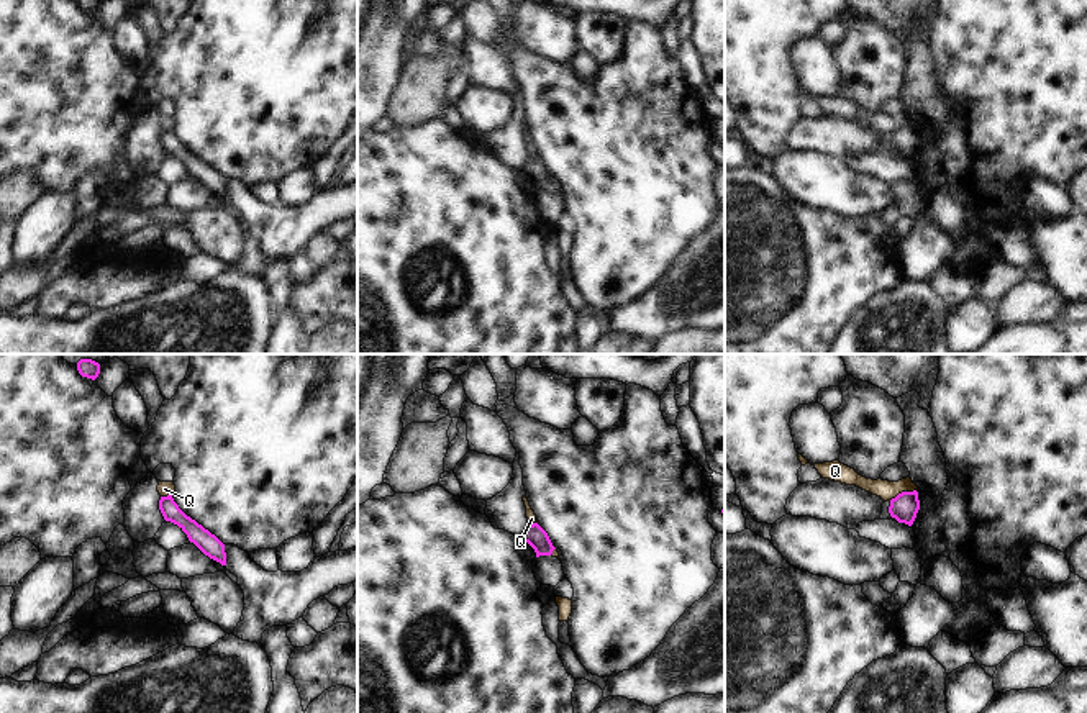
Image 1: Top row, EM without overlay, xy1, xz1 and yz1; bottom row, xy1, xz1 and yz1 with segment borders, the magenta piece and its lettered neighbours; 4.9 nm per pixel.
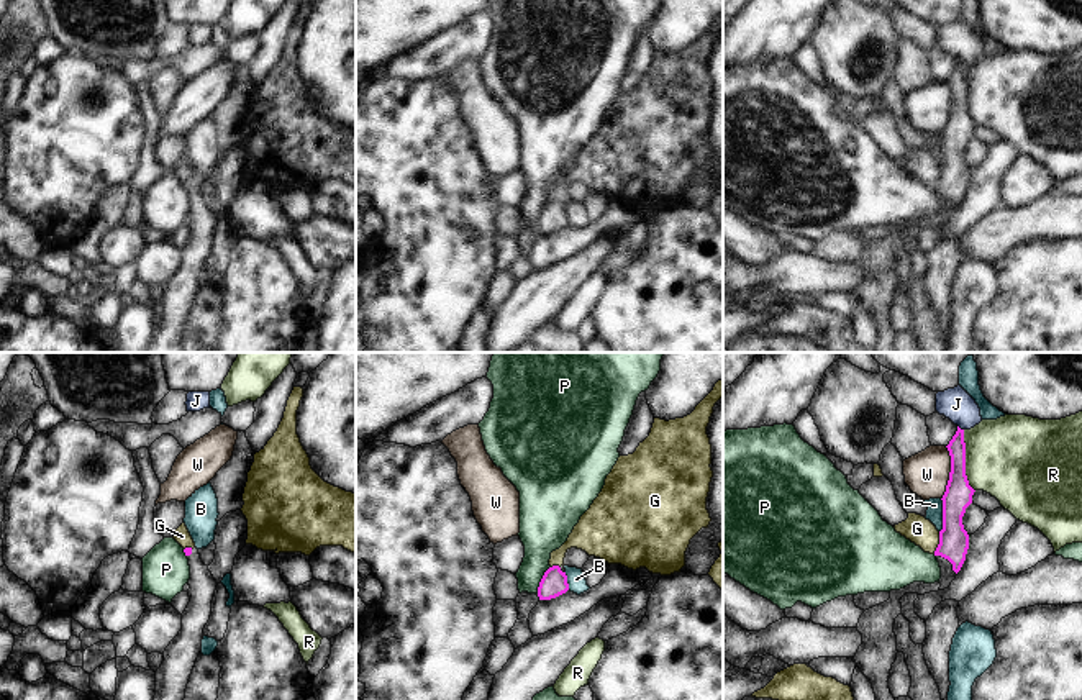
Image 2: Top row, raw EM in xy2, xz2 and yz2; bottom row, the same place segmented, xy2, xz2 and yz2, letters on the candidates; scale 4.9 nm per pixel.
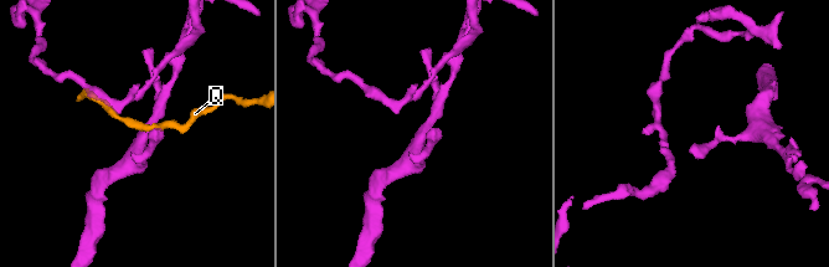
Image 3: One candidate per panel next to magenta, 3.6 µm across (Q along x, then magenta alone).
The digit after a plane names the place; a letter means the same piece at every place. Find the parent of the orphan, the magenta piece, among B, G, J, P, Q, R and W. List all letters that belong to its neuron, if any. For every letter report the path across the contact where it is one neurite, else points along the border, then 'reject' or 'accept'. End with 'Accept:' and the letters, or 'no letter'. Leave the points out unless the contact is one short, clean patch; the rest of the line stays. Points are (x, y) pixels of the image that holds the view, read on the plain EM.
B: reject
G: reject
J: border along yz2 (958, 58), (963, 63); reject
P: border along xz2 (550, 199), (536, 227); reject
Q: border along yz1 (915, 122), (899, 125), (889, 133); reject
R: border along yz2 (963, 63), (964, 107), (974, 123); reject
W: border along yz2 (946, 79), (950, 104), (941, 131); reject
Accept: no letter

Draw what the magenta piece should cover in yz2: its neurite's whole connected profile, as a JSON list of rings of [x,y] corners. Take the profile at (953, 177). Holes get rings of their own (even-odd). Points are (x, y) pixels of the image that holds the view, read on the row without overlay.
[[[957,59],[956,67],[946,79],[951,89],[951,105],[943,128],[943,162],[934,189],[941,200],[939,223],[944,223],[961,203],[969,182],[969,167],[964,162],[962,149],[972,136],[974,121],[966,108],[964,62]]]

